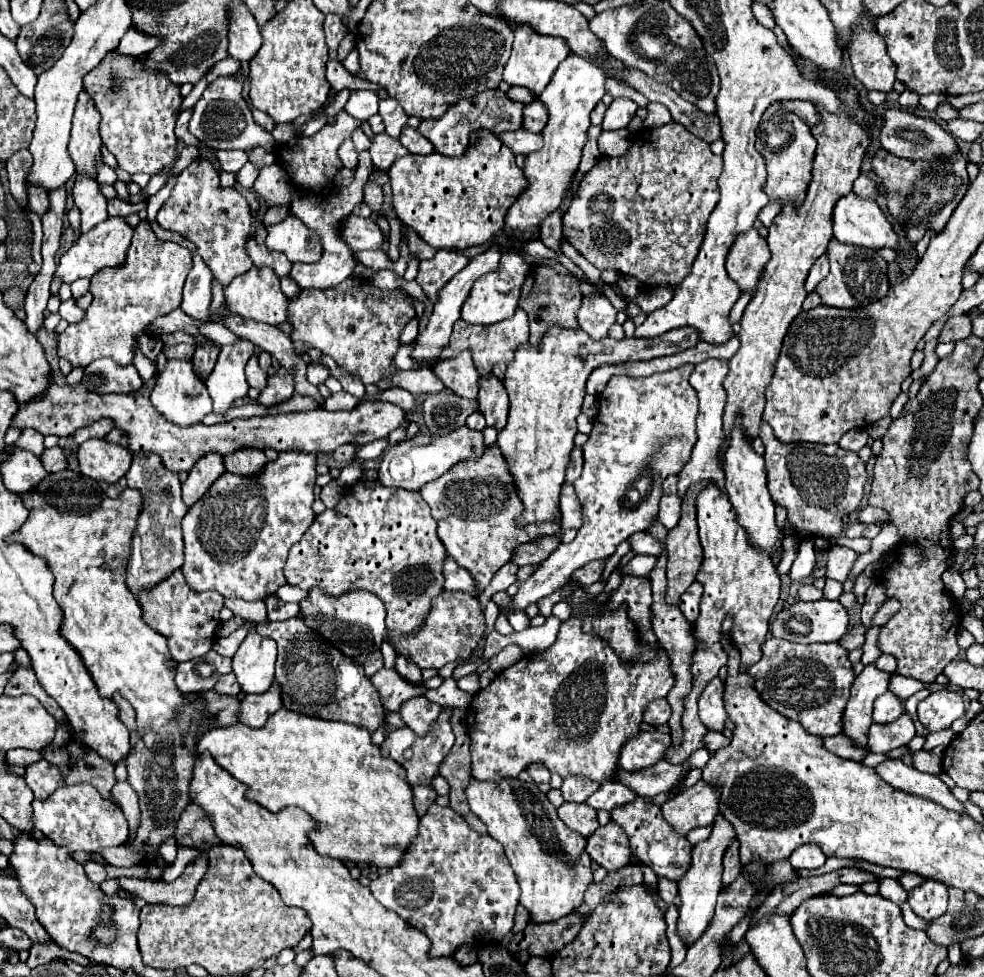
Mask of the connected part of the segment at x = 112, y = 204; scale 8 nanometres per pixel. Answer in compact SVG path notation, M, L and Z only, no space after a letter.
M110 198L108 200L108 214L110 216L128 216L128 214L137 214L141 210L146 210L146 208L146 202L128 204L128 202L120 200L120 198Z

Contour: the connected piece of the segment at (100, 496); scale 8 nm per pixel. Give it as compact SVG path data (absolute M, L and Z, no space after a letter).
M62 470L56 474L48 474L48 478L40 482L40 488L36 488L36 492L32 494L22 494L22 500L24 506L30 510L30 516L20 532L12 534L8 540L22 542L32 554L38 554L48 562L56 578L54 598L64 612L64 638L68 638L68 642L76 646L76 650L82 654L82 660L88 666L88 672L92 674L92 680L96 682L102 698L112 700L114 694L120 694L134 706L138 714L138 732L144 744L152 746L158 730L178 718L180 706L188 706L192 702L186 698L184 692L178 690L174 682L176 668L170 666L172 656L168 650L168 638L144 624L140 602L130 592L124 578L130 558L132 534L144 506L142 494L138 490L126 488L124 494L120 494L118 498L110 498L92 478L86 478L80 472Z

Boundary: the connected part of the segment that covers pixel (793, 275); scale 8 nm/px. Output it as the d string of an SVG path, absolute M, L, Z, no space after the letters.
M820 110L820 114L824 114L824 122L812 128L818 148L814 154L812 180L808 184L806 196L802 204L788 202L774 218L770 234L766 238L772 258L740 320L740 350L730 358L730 372L724 380L724 388L728 392L724 412L726 434L728 430L732 430L732 416L742 414L748 438L758 436L758 426L764 412L764 392L772 380L782 340L788 332L790 322L800 314L802 302L808 294L804 290L806 276L816 258L820 258L828 248L828 242L832 238L832 210L836 202L852 190L852 182L860 176L860 164L868 148L864 130L860 130L860 126L856 126L854 122L848 122L848 114L844 112L828 114L826 110Z

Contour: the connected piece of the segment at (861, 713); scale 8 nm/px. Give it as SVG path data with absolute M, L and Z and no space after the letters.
M868 664L854 680L850 690L850 700L844 710L844 734L848 734L856 744L866 746L866 732L872 724L872 702L888 690L892 674Z

